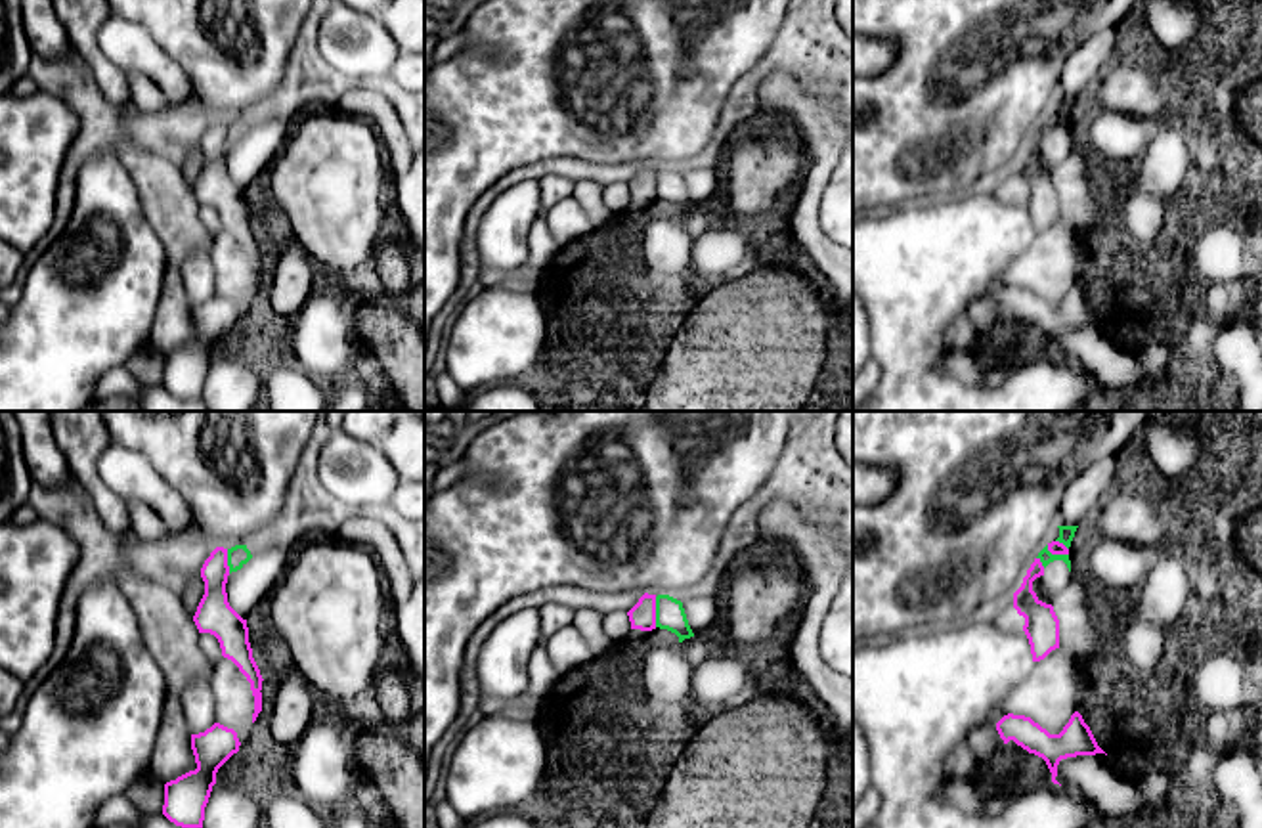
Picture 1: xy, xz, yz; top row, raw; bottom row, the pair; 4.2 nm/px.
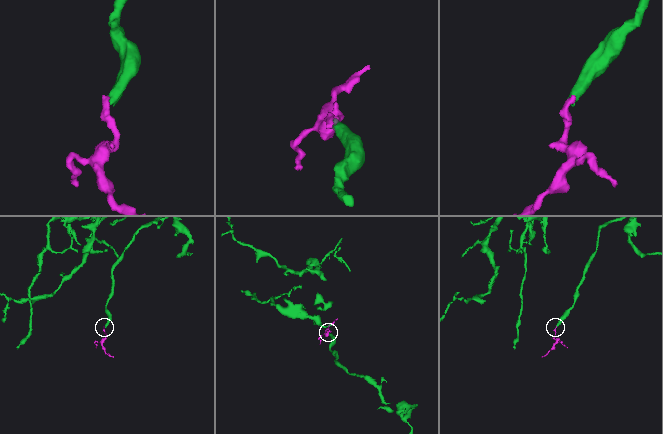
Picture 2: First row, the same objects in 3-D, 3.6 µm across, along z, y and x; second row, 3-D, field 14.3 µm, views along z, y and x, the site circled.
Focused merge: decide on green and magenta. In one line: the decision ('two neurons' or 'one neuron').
two neurons

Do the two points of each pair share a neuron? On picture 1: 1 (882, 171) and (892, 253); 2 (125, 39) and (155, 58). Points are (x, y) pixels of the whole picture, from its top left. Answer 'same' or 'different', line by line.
1: different
2: same

